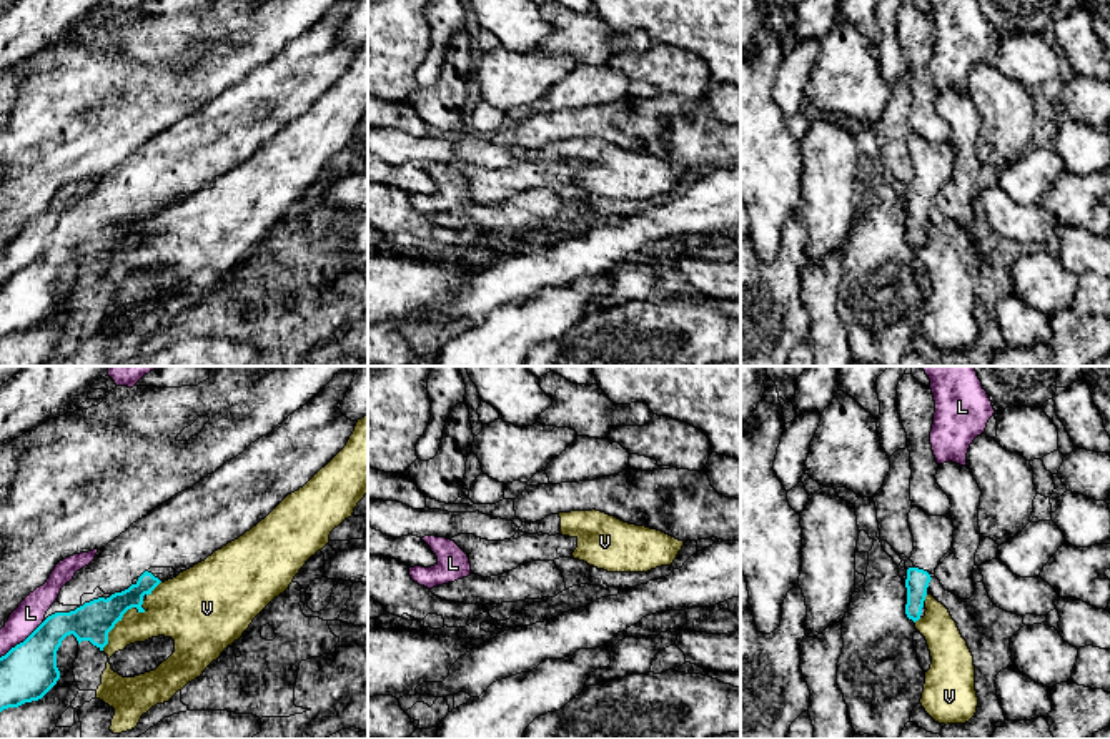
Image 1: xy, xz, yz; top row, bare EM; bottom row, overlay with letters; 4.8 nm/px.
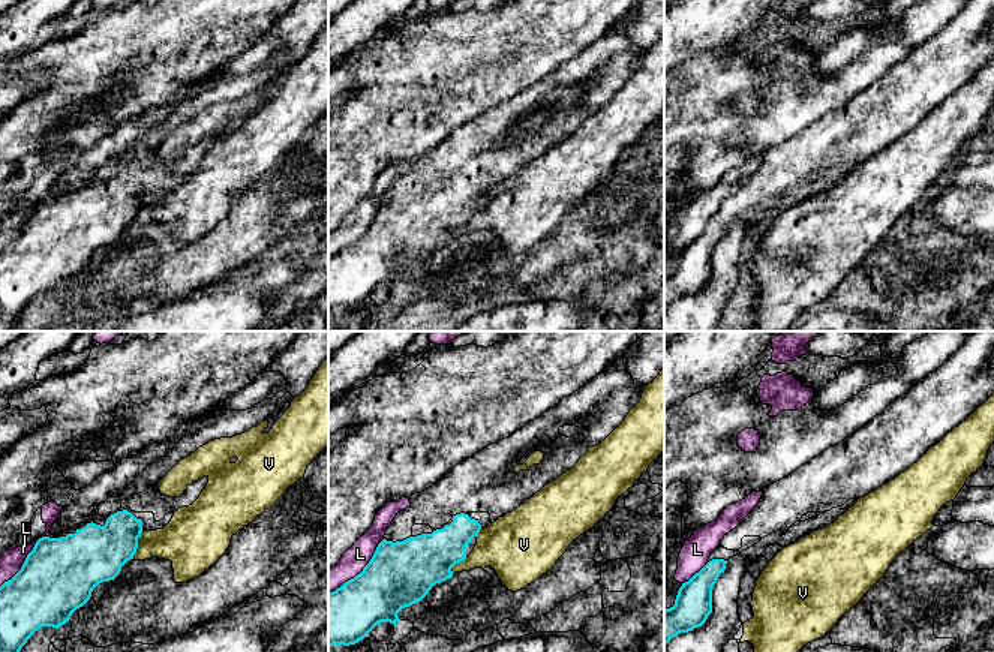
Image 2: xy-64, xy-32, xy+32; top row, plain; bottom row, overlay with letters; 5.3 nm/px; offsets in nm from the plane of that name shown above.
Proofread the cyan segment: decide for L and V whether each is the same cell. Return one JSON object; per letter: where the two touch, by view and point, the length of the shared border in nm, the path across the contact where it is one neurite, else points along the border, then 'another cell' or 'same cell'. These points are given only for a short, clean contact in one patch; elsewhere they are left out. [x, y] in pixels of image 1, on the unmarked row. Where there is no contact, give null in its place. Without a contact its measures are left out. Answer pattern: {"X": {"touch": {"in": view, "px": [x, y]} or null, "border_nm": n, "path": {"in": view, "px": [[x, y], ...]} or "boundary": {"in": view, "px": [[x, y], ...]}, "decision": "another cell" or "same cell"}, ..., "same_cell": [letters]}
{"L": {"touch": {"in": "xy", "px": [24, 268]}, "border_nm": 280, "decision": "another cell"}, "V": {"touch": {"in": "xy", "px": [122, 243]}, "border_nm": 320, "boundary": {"in": "xy", "px": [[143, 228], [142, 238], [130, 235], [123, 242], [102, 277]]}, "decision": "another cell"}, "same_cell": []}

